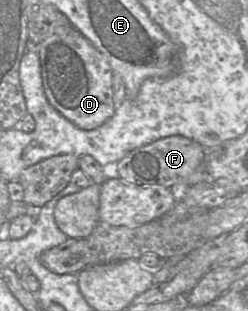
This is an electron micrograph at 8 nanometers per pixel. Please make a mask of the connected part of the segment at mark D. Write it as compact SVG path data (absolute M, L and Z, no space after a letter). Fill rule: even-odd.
M64 26L58 28L52 36L48 37L39 45L37 45L37 53L39 55L43 88L47 100L66 119L68 119L80 129L93 130L103 125L108 119L113 116L116 109L113 101L113 70L111 69L104 56L76 28L74 28L73 26Z

